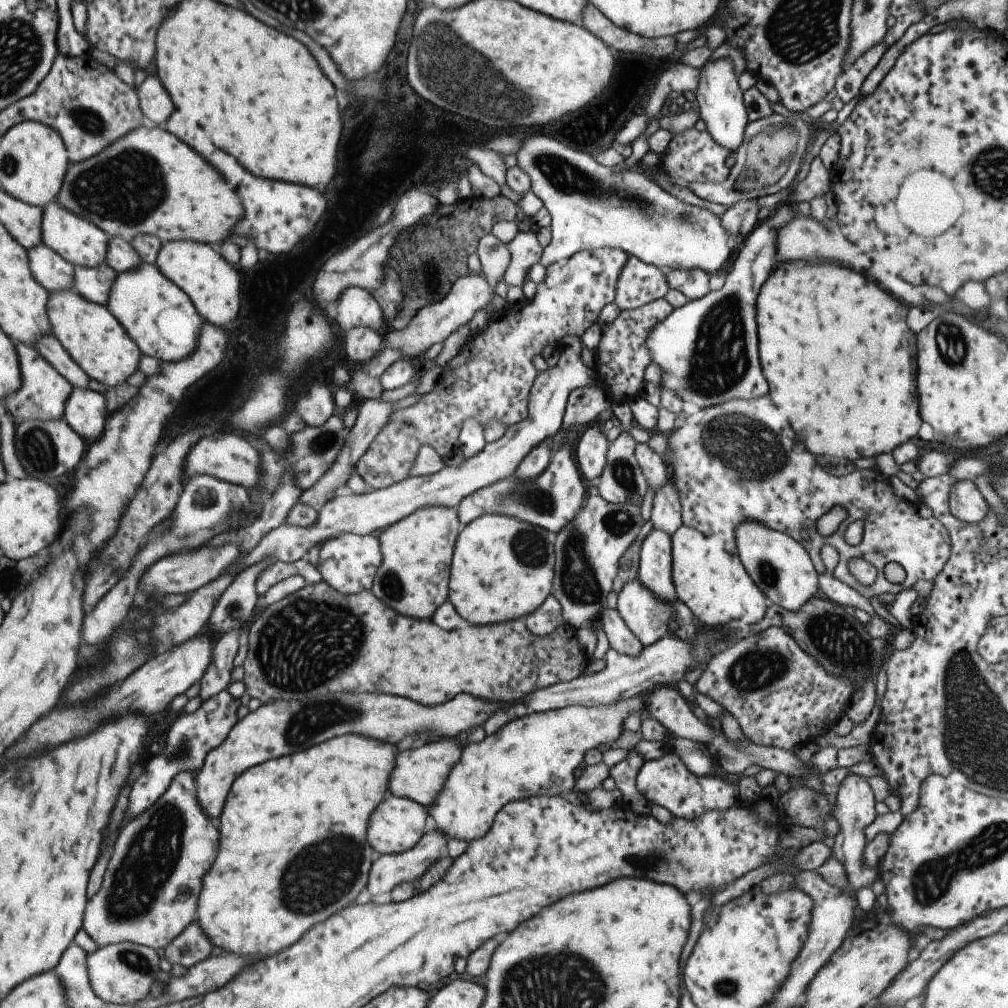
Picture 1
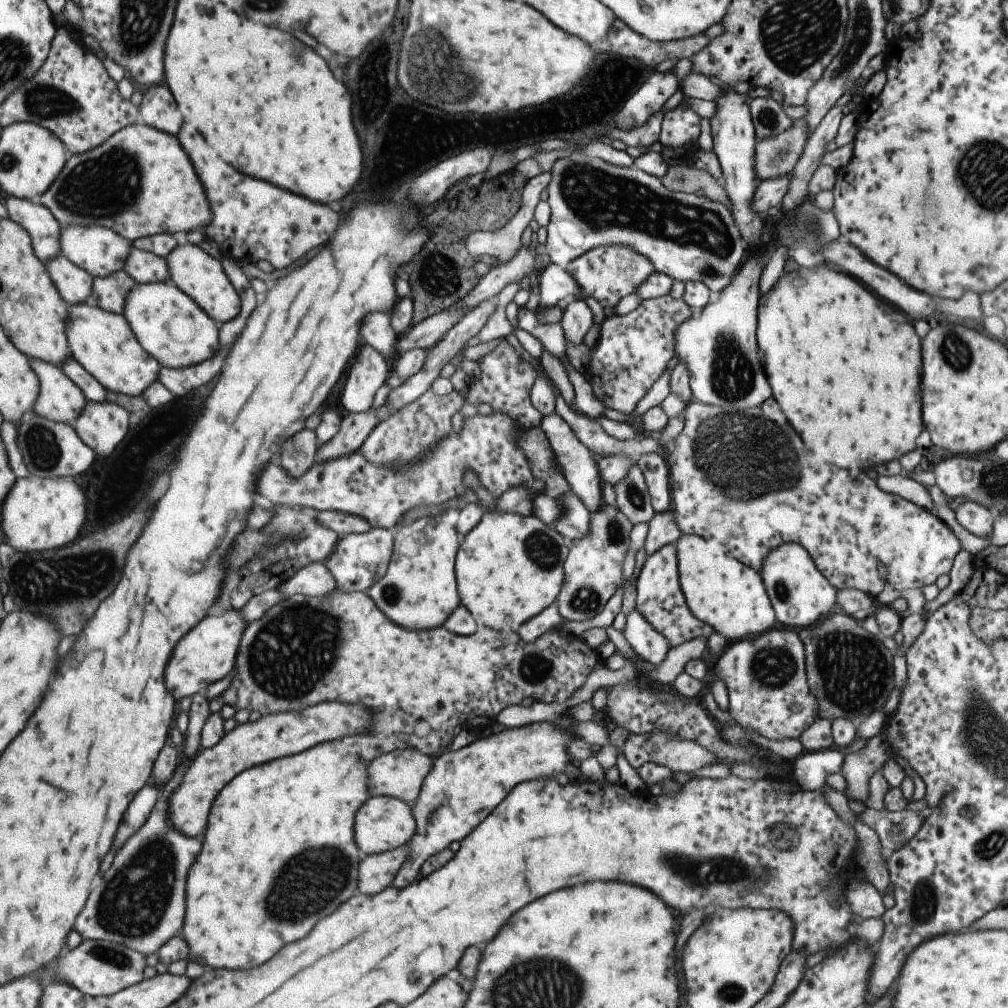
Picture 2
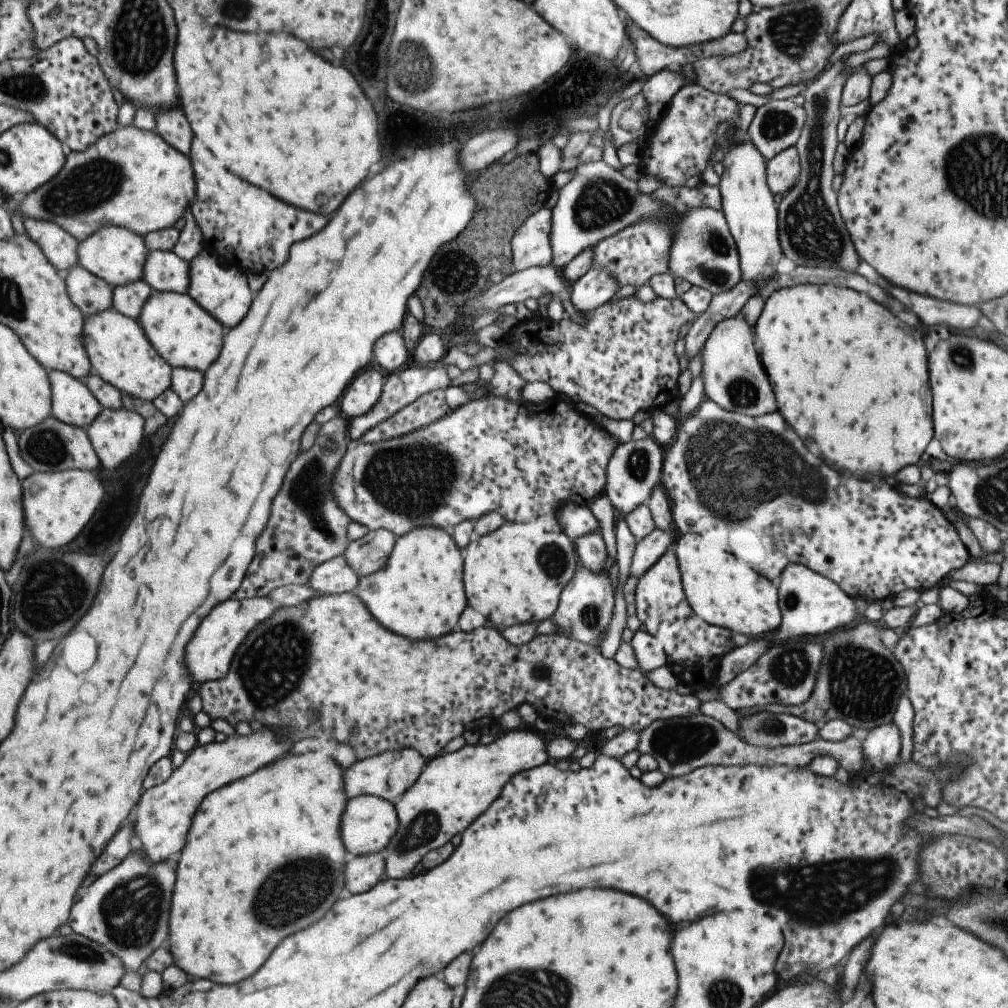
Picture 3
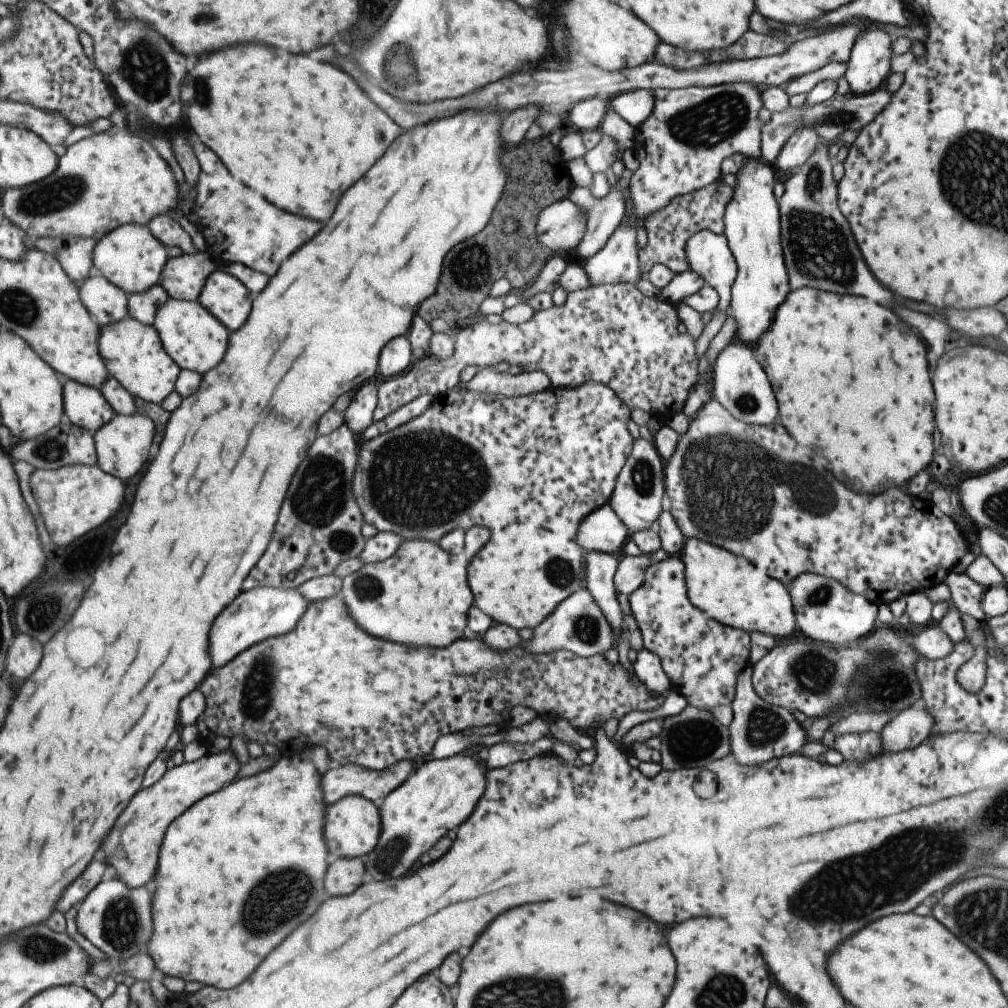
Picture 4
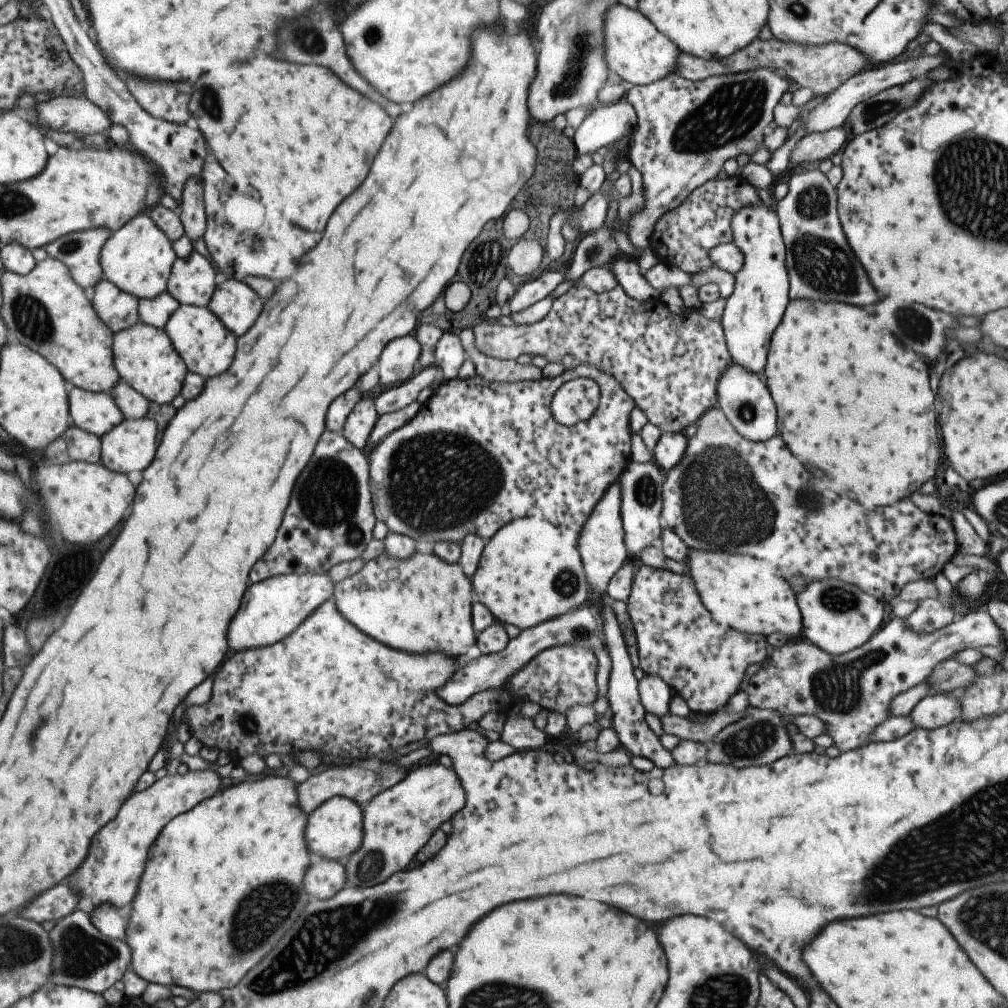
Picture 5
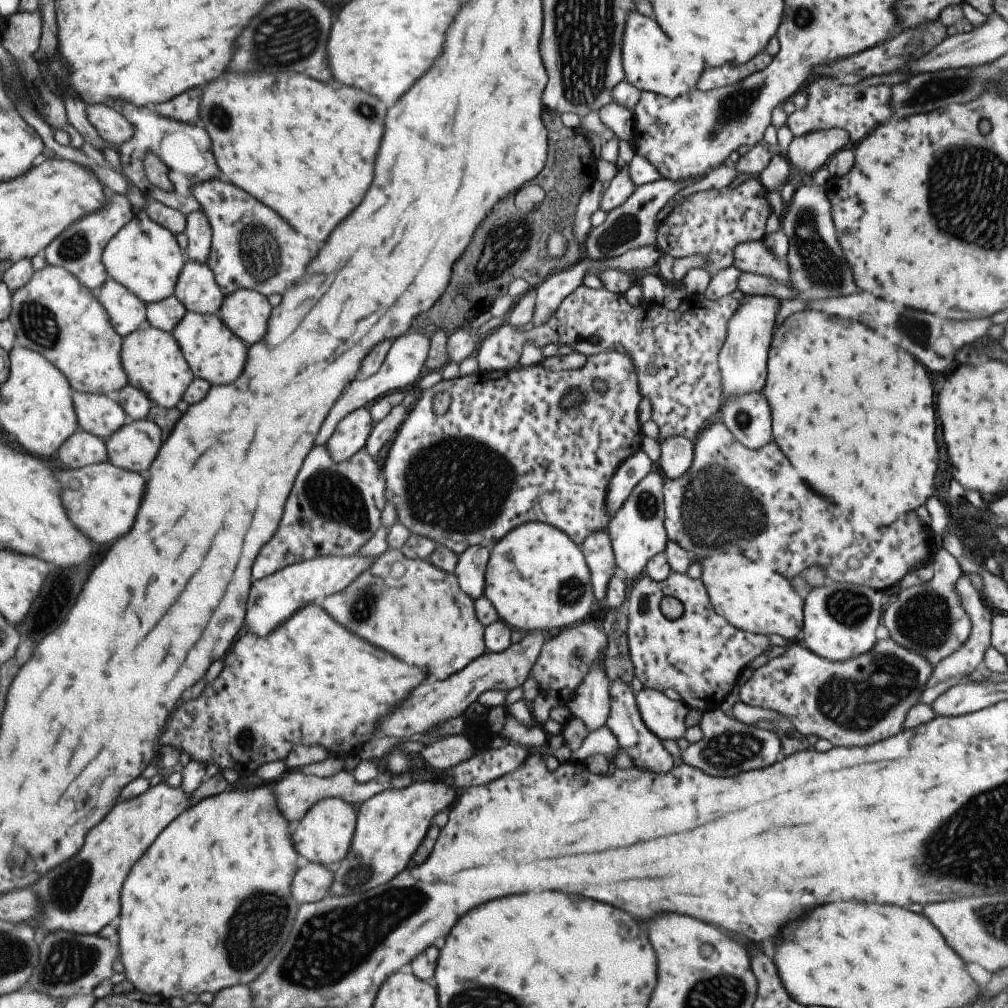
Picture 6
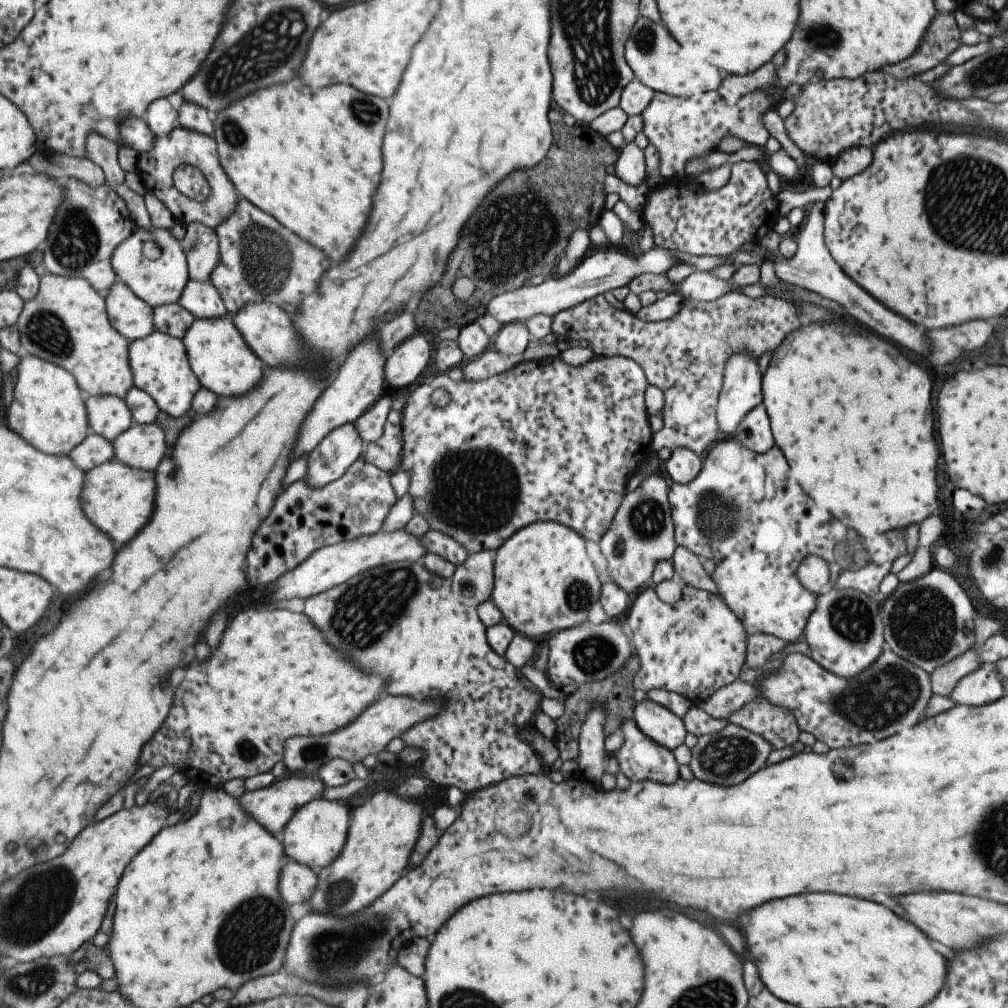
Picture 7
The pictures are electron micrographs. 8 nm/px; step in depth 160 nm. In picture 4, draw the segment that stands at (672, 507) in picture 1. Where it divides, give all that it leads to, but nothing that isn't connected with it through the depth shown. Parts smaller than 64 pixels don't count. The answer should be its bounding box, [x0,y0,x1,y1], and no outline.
[612,553,649,596]

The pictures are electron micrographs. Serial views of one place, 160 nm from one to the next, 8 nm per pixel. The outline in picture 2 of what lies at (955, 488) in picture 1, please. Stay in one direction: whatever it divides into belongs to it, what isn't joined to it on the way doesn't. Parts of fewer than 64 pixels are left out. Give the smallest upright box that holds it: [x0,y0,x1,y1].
[955,500,993,539]

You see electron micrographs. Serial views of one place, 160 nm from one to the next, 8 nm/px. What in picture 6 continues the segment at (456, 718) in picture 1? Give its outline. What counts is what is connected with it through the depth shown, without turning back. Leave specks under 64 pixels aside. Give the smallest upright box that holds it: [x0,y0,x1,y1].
[34,781,190,938]

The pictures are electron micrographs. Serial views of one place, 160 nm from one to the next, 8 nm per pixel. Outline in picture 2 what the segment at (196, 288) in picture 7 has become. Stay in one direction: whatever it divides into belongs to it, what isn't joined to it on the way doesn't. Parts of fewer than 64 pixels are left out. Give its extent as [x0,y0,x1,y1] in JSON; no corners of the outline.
[124,248,169,284]

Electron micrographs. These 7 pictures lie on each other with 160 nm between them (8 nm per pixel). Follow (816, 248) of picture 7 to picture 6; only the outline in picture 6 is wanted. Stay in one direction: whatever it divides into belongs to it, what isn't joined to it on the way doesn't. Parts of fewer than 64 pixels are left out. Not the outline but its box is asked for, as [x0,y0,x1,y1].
[732,240,789,283]

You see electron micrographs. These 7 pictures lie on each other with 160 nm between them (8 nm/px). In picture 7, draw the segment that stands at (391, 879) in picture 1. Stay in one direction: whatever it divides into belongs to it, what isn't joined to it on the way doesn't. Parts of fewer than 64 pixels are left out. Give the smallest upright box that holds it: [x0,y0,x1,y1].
[279,860,318,904]

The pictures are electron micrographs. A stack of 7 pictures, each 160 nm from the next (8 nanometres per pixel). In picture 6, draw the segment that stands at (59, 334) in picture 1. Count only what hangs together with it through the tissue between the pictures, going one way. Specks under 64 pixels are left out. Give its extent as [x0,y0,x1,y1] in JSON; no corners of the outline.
[120,323,194,409]

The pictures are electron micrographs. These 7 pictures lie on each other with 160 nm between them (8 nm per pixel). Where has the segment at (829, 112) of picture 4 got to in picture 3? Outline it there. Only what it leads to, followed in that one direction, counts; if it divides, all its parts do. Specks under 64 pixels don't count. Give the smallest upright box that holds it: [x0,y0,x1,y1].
[746,99,805,160]

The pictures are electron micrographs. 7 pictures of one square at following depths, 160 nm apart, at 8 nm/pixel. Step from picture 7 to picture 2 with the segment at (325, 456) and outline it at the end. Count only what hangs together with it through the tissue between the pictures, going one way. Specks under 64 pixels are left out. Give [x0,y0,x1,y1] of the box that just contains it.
[341,346,390,414]

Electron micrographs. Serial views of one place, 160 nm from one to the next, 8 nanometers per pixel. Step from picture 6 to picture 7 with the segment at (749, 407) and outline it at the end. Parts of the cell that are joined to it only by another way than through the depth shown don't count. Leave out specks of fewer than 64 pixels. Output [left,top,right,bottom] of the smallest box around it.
[733,403,774,453]

